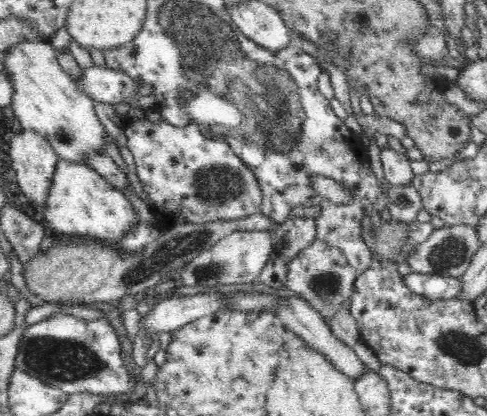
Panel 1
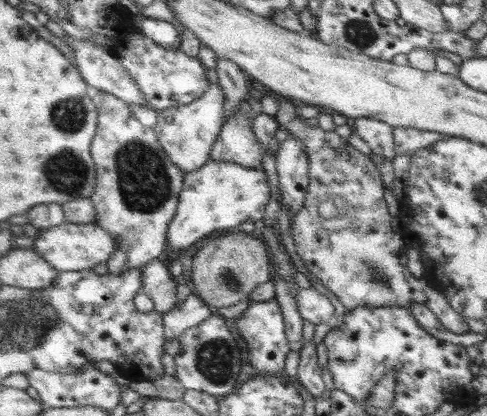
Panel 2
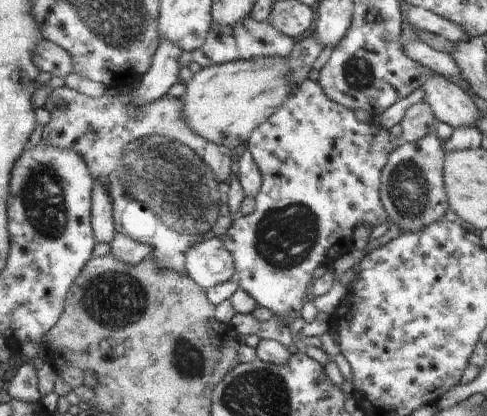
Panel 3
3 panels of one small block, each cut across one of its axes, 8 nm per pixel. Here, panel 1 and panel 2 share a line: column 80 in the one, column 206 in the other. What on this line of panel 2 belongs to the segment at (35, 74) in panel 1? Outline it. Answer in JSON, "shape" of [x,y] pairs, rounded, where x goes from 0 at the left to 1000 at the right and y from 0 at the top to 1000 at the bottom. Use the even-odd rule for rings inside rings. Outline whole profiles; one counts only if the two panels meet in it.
{"shape":[[[433,202],[425,226],[405,245],[359,255],[343,264],[322,264],[322,298],[318,313],[326,317],[326,337],[335,361],[351,380],[359,399],[376,418],[392,418],[413,409],[433,389],[433,370],[441,361],[441,341],[450,341],[450,322],[458,322],[462,303],[462,264],[466,264],[466,231],[454,202]]]}

